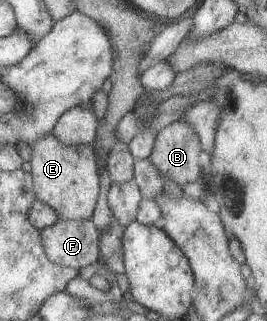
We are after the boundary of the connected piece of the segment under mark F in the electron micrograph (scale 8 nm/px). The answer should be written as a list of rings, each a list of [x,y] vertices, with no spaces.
[[[58,220],[39,232],[43,250],[56,265],[81,270],[100,259],[100,235],[91,220]]]

